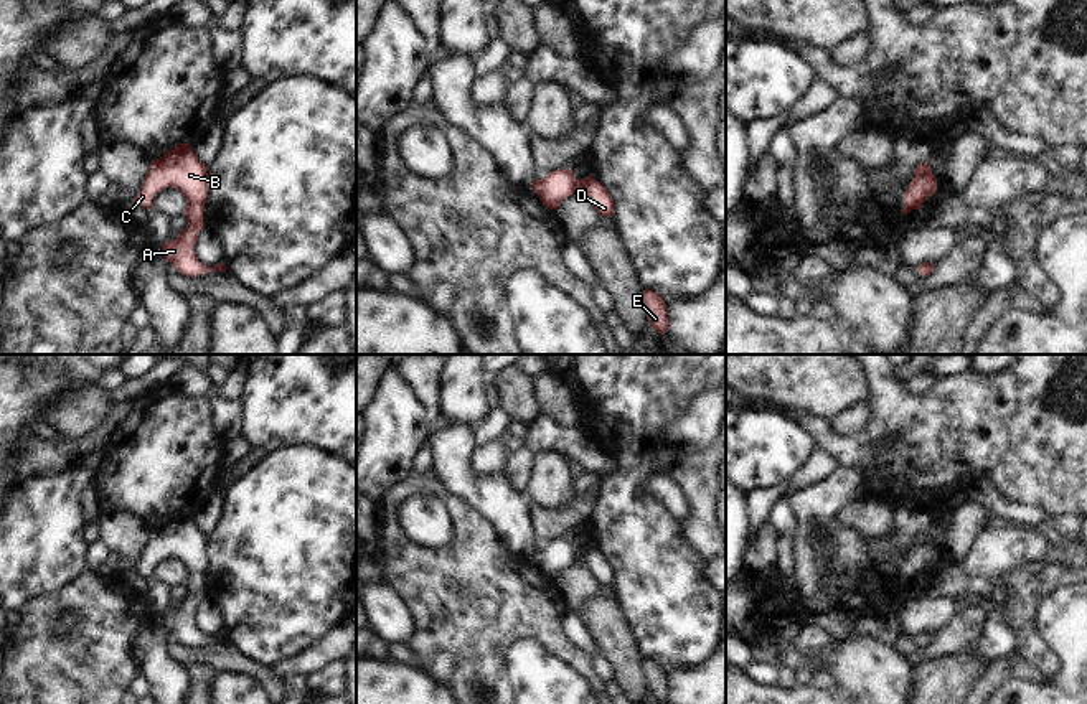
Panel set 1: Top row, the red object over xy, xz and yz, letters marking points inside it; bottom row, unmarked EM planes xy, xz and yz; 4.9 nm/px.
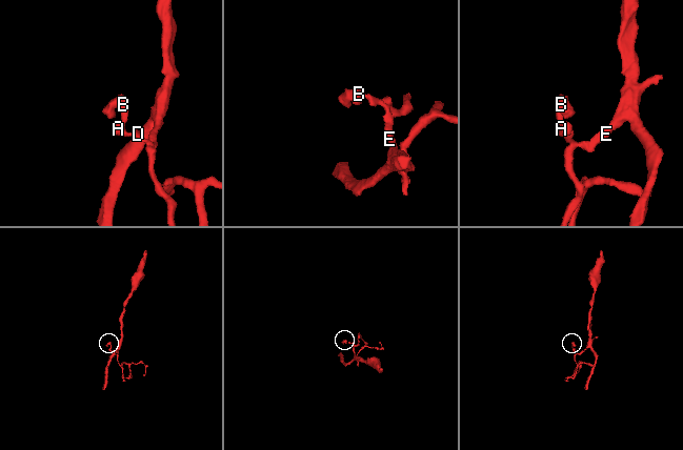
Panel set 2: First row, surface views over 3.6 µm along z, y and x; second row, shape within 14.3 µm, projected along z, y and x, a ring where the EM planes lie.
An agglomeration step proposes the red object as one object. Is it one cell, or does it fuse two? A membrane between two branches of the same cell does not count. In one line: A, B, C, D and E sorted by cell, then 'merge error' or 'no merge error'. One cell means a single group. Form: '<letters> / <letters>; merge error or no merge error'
A B C D E; no merge error

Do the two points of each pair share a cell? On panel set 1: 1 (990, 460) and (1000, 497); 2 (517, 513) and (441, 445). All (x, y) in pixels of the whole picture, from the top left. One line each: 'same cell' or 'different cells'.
1: different cells
2: same cell

